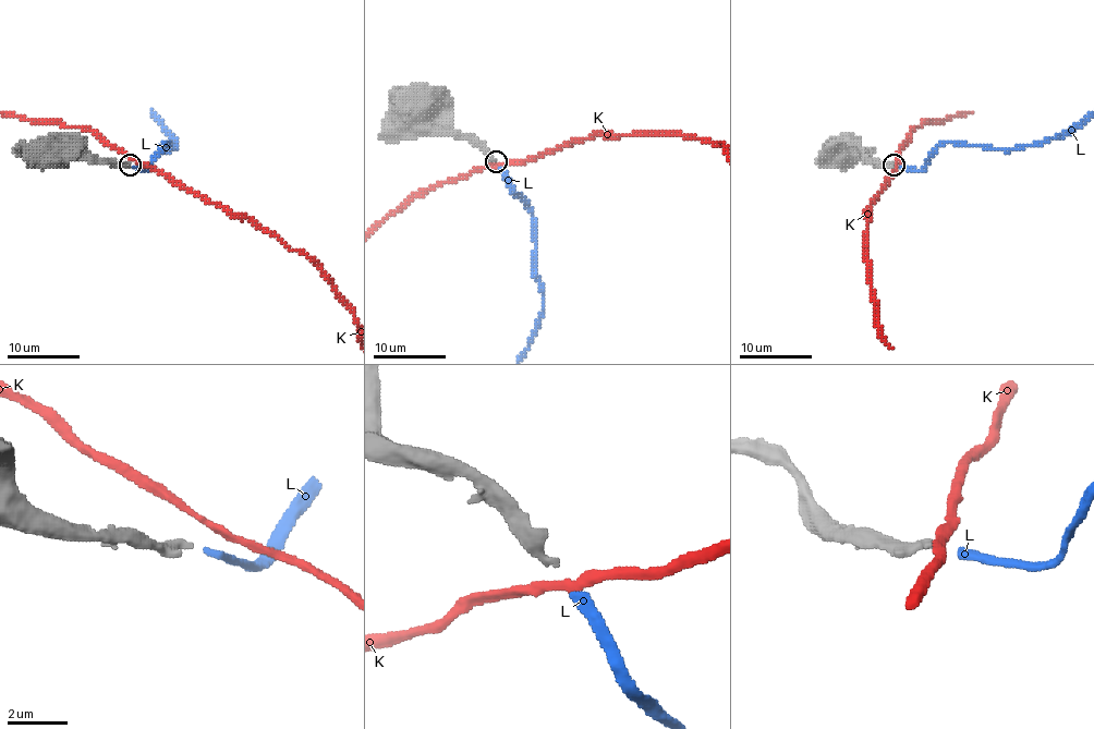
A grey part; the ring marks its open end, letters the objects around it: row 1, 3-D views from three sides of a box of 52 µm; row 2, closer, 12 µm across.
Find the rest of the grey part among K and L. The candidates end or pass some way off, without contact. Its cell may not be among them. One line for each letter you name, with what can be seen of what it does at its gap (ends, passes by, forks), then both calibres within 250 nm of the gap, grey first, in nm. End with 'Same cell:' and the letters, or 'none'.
L: it ends | 260/320 nm
Same cell: L

